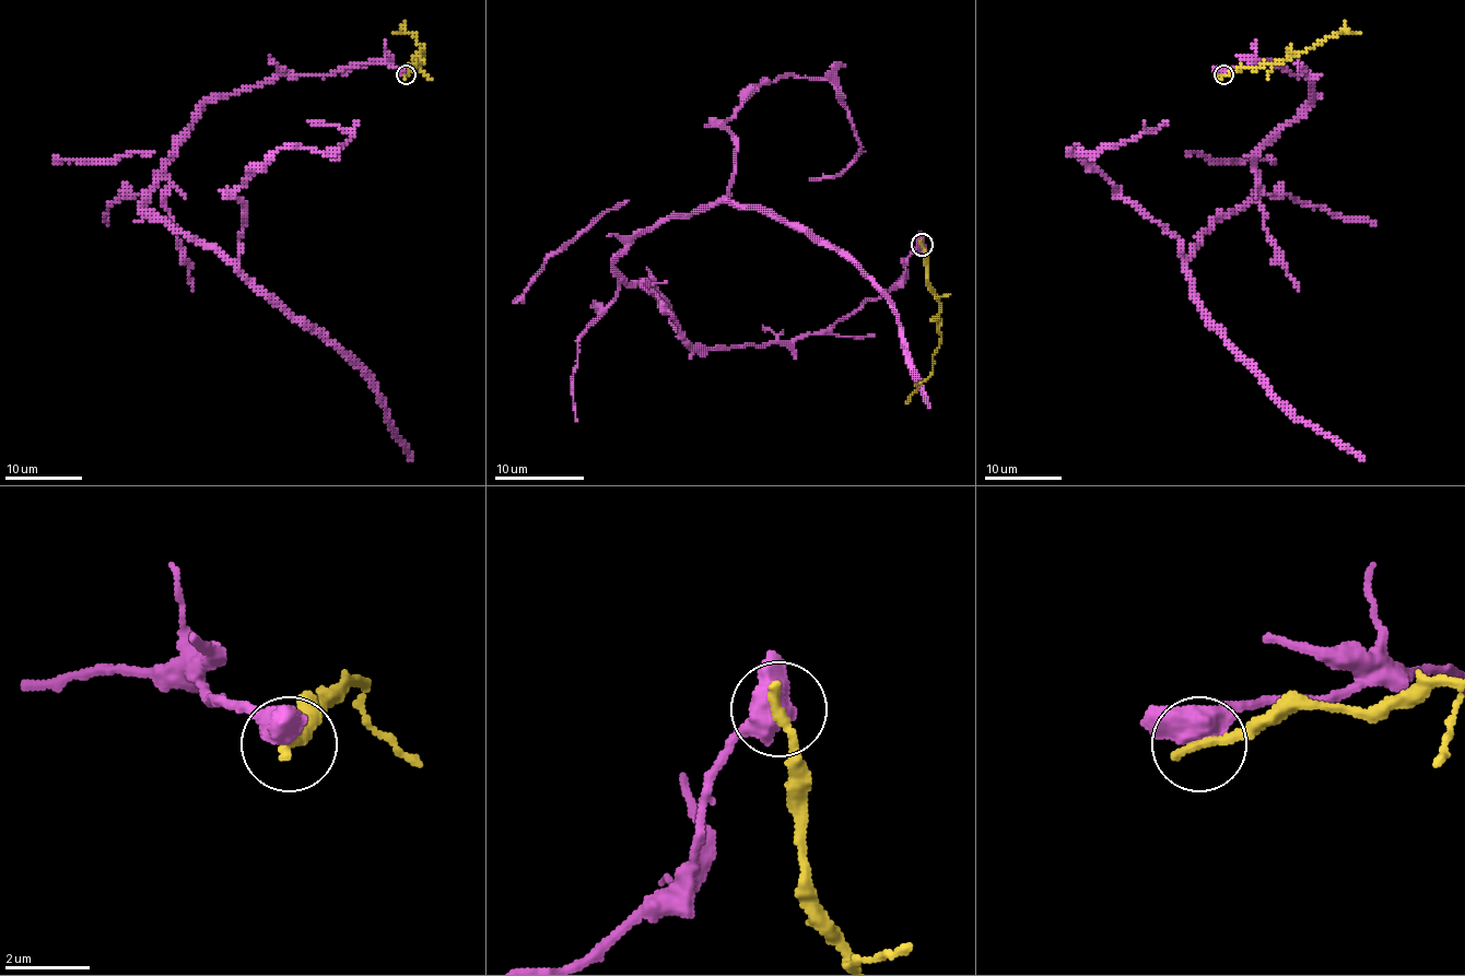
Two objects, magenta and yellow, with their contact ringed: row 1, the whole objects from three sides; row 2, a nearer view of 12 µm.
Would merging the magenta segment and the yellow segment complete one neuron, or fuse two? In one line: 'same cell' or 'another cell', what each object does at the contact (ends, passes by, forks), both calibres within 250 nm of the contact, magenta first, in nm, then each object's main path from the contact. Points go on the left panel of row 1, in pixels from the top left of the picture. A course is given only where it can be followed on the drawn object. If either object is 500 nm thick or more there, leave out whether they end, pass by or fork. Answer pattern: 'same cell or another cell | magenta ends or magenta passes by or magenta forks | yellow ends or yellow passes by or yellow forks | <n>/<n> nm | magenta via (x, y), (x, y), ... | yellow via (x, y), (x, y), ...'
another cell | 550/260 nm | magenta via (406, 74), (358, 62), (214, 95), (140, 207), (234, 261), (236, 191), (292, 145), (353, 136), (309, 120) | yellow via (406, 74), (421, 62), (419, 55), (423, 49), (415, 42), (415, 35), (391, 32)

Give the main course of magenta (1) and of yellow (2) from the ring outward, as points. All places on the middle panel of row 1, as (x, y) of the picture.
1: (921, 245), (740, 348), (613, 267), (729, 193), (725, 122), (789, 75), (860, 147), (809, 180)
2: (921, 245), (928, 265), (928, 290), (939, 307), (937, 332), (941, 343), (933, 356), (933, 372), (905, 403)

